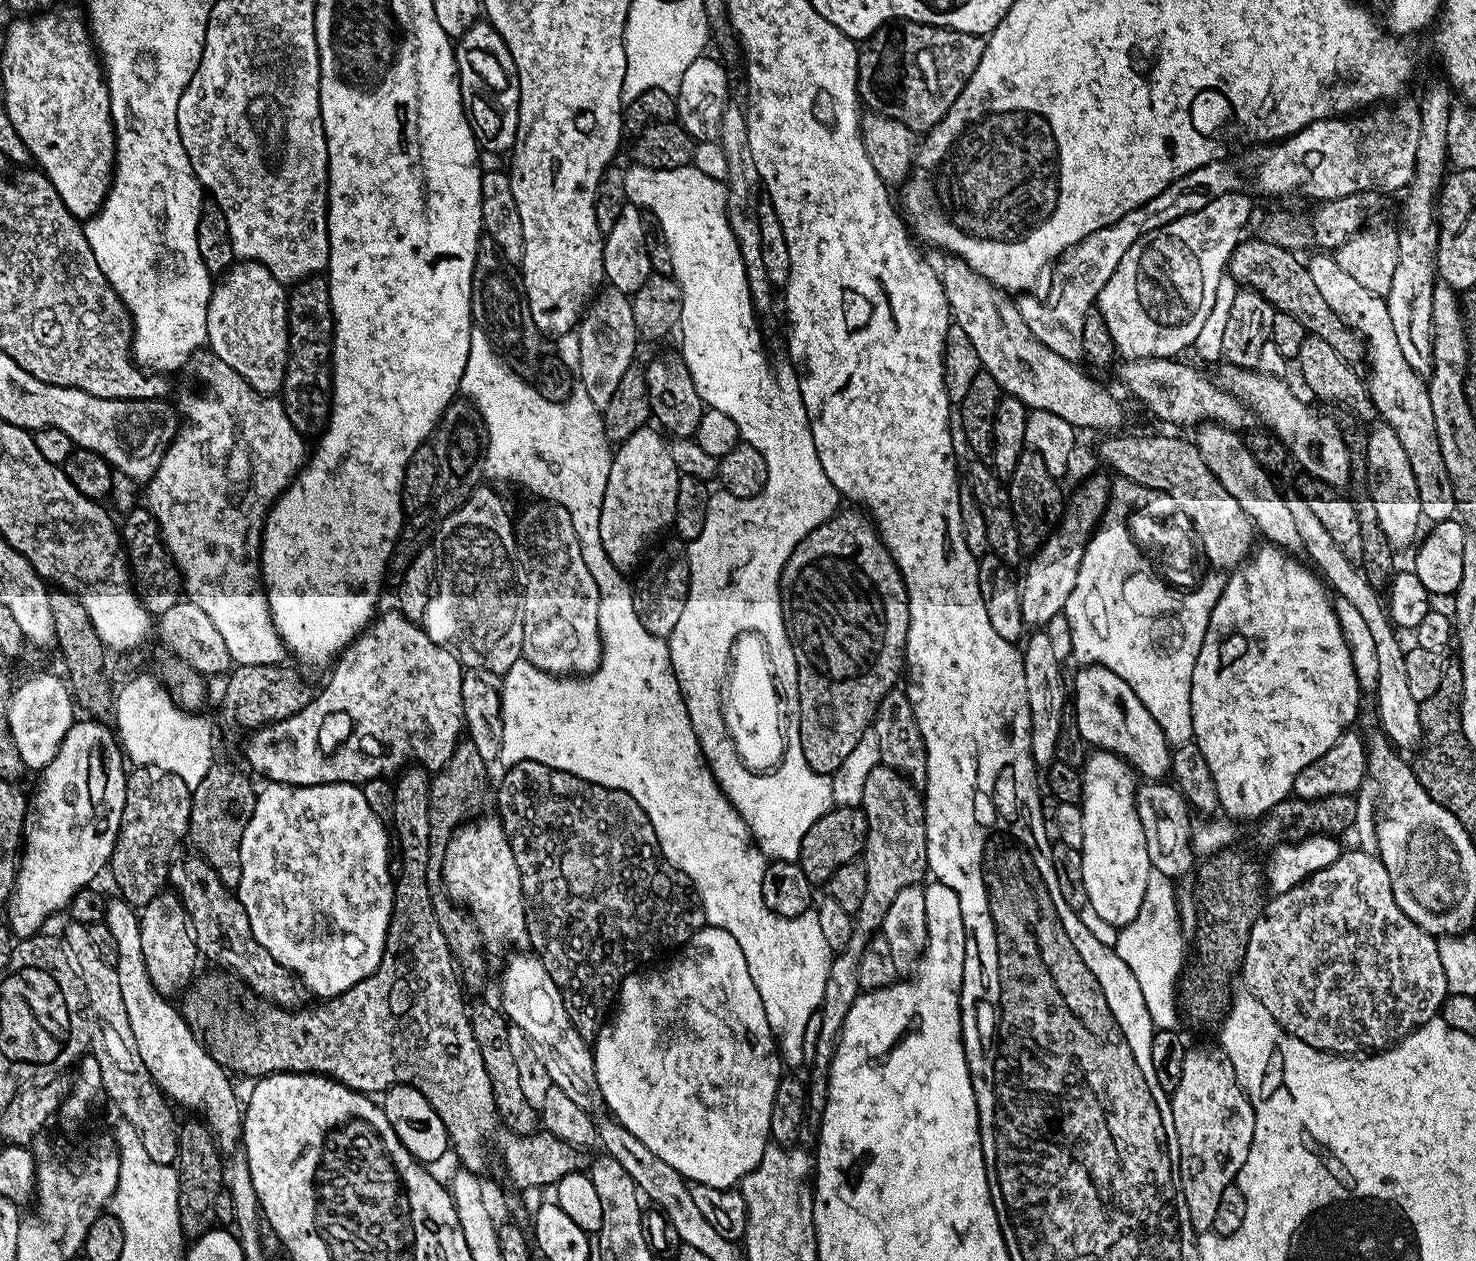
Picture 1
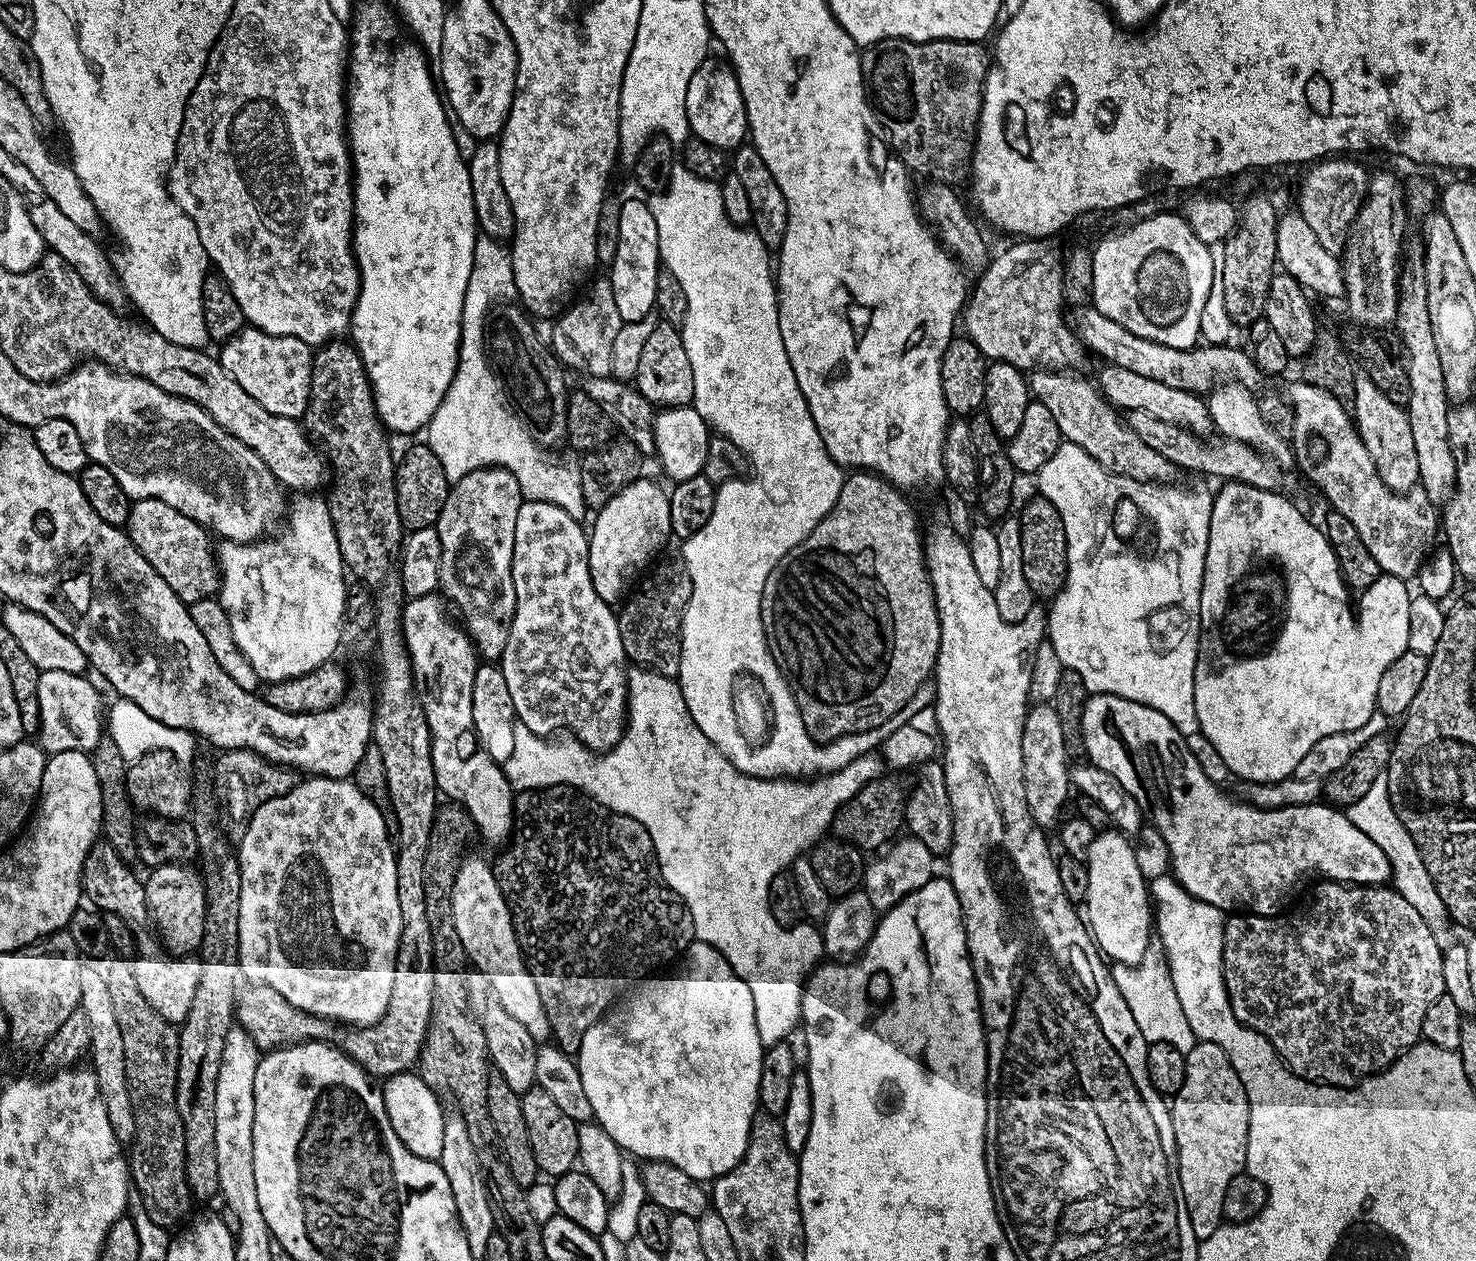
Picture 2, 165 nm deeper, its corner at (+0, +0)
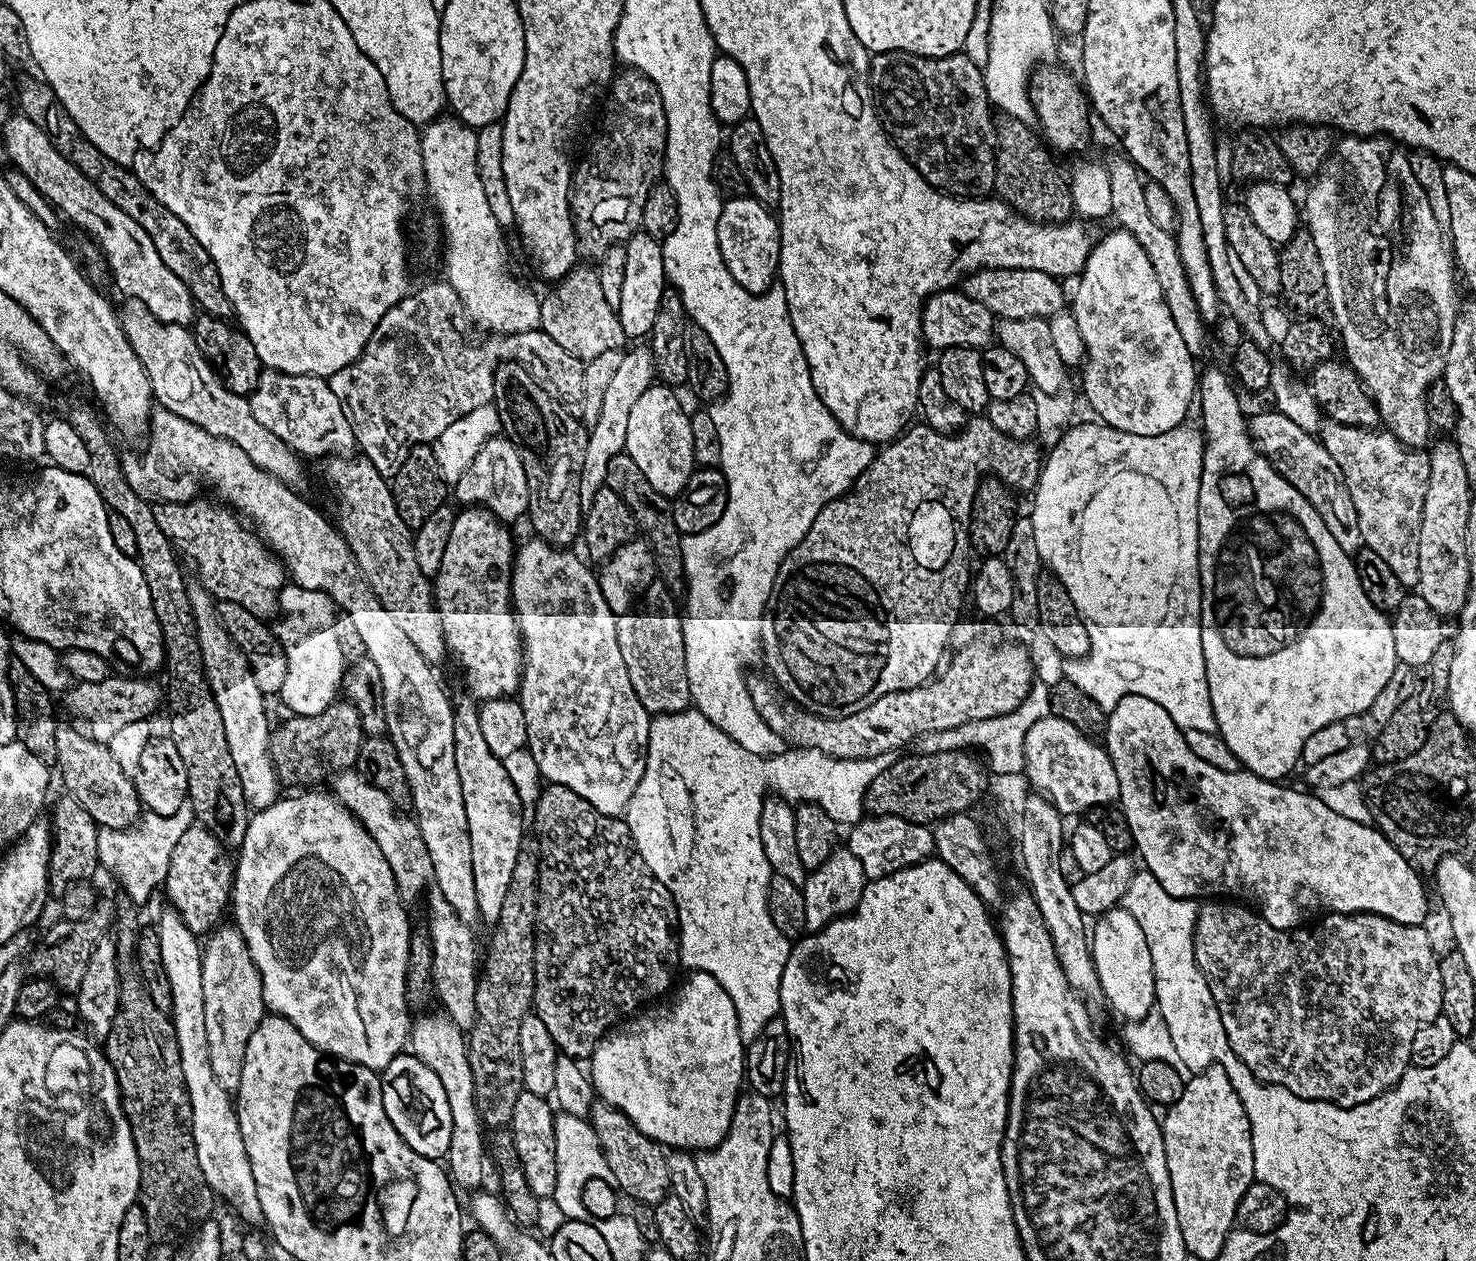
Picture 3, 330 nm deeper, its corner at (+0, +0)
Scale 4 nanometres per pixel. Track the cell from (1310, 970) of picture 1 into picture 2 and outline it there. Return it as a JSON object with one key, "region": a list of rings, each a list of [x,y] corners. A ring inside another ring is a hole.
{"region":[[[1338,880],[1316,882],[1308,892],[1308,897],[1293,912],[1285,911],[1275,916],[1253,916],[1251,914],[1232,914],[1224,922],[1224,989],[1228,991],[1228,1001],[1234,1018],[1247,1028],[1262,1034],[1274,1046],[1276,1055],[1288,1068],[1303,1080],[1317,1084],[1330,1084],[1333,1088],[1351,1088],[1361,1080],[1375,1076],[1390,1067],[1397,1058],[1414,1047],[1421,1039],[1422,1020],[1430,1006],[1444,994],[1442,982],[1441,941],[1422,922],[1422,914],[1402,898],[1402,894],[1391,886],[1374,884],[1342,884]]]}

